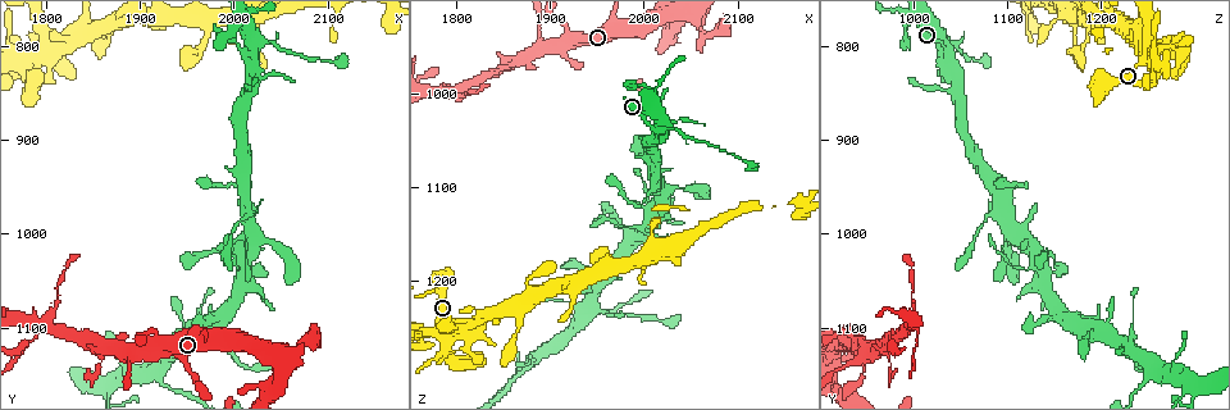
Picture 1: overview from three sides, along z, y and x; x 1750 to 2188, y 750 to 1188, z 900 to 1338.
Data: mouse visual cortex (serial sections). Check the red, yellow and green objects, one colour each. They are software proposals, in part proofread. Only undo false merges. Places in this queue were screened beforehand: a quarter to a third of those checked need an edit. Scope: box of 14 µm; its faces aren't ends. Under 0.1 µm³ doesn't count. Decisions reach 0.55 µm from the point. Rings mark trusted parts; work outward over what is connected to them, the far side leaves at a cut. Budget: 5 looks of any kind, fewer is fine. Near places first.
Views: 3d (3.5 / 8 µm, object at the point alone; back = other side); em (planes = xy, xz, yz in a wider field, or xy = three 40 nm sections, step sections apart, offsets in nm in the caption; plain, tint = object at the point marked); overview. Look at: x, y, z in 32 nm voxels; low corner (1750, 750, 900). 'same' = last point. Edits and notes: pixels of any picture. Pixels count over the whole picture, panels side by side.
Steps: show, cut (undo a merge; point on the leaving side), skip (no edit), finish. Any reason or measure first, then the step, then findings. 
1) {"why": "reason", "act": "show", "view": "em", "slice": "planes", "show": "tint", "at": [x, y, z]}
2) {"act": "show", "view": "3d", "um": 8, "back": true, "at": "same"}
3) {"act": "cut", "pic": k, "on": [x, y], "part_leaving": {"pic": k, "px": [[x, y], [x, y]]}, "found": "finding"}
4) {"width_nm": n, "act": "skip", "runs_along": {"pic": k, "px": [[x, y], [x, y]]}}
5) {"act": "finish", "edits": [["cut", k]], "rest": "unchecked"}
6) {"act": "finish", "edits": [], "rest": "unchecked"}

{"why": "a narrow waist", "act": "show", "view": "3d", "um": 3.5, "at": [2010, 810, 1035]}

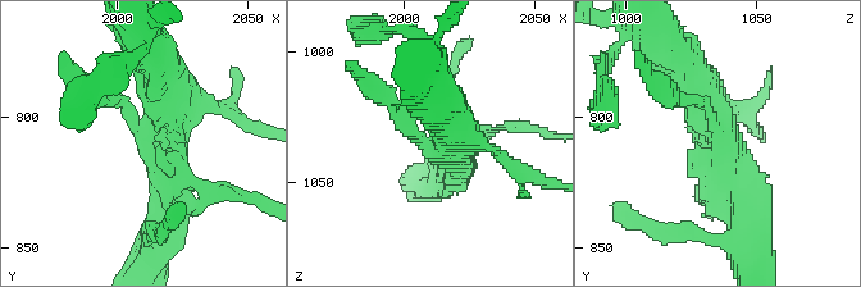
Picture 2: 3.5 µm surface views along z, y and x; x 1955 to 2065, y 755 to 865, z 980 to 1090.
{"why": "shape alone is not enough", "act": "show", "view": "em", "slice": "xy", "step": 1, "show": "plain", "at": [2010, 806, 1037]}

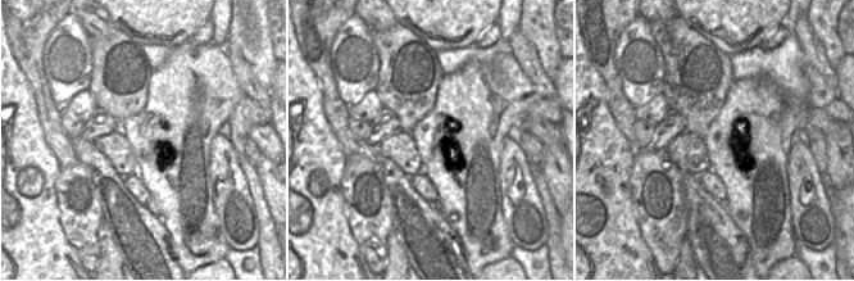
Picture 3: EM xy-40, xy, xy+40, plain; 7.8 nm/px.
{"act": "show", "view": "em", "slice": "xy", "step": 1, "show": "tint", "at": "same"}

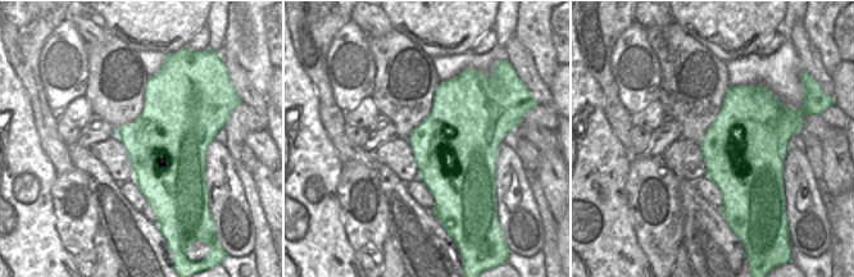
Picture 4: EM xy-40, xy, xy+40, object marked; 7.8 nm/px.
{"act": "skip", "runs_along": {"pic": 2, "px": [[669, 94], [706, 105], [745, 204]]}, "found": "continuous, no second cell"}

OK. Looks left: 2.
{"why": "thick turns thin", "act": "show", "view": "3d", "um": 3.5, "at": [1800, 1095, 995]}

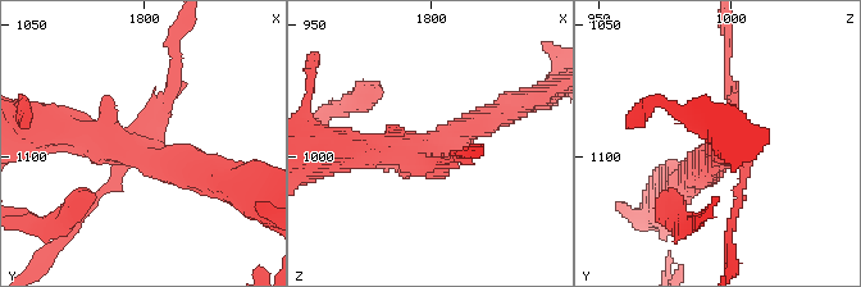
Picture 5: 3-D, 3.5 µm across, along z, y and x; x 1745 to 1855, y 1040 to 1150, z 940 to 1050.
{"act": "show", "view": "em", "slice": "planes", "show": "tint", "at": [1799, 1098, 998]}

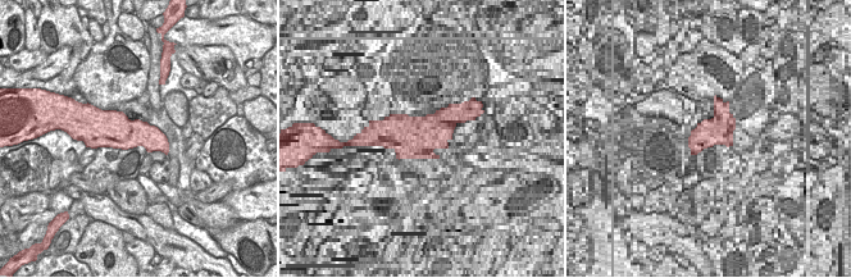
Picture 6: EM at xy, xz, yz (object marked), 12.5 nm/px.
{"width_nm": 460, "act": "cut", "pic": 5, "on": [732, 89], "found": "a second cell is stuck on"}

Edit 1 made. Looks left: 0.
{"act": "finish", "edits": [["cut", 5]], "rest": "unchecked"}

